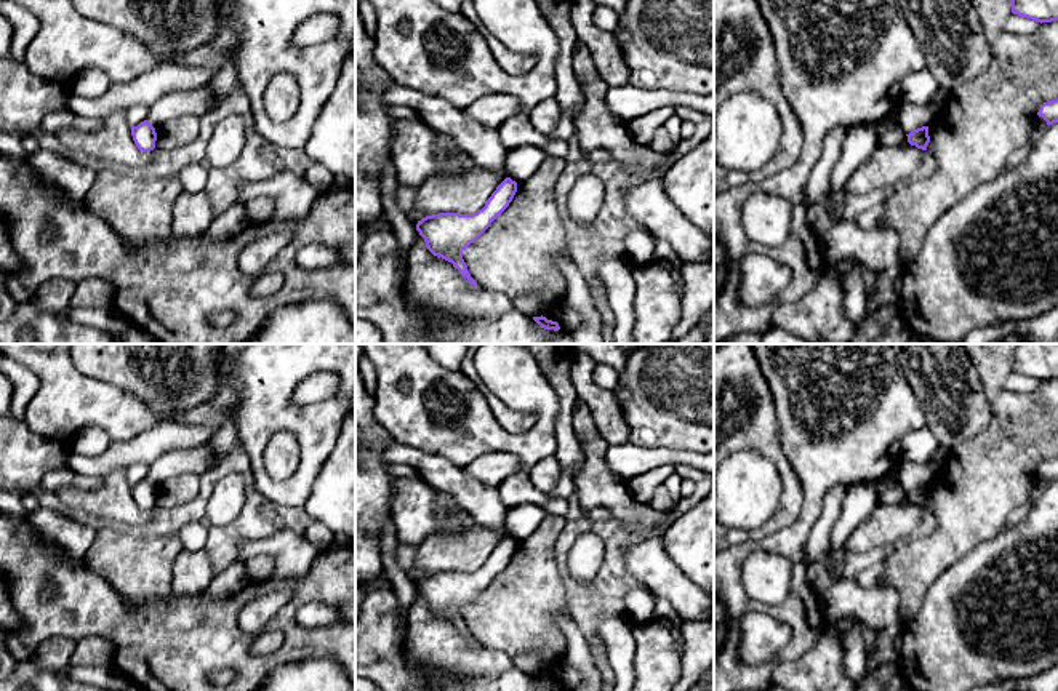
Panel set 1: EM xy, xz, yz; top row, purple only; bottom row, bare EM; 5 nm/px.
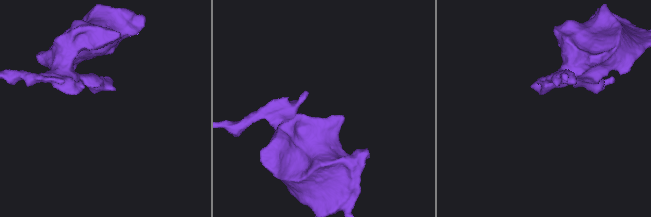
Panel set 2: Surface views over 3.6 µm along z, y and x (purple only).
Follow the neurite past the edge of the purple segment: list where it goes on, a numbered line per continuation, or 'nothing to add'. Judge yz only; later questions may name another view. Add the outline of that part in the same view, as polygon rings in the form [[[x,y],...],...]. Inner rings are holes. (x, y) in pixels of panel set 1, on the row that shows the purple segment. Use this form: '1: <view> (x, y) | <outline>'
nothing to add

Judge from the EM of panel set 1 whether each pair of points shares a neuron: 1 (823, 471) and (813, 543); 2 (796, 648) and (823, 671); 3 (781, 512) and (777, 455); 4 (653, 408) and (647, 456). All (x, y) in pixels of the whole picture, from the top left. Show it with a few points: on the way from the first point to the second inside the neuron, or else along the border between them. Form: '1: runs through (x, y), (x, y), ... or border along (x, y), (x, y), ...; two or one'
1: border along (834, 487), (825, 496), (804, 555); two
2: border along (826, 623), (810, 648), (778, 663), (772, 674); two
3: runs through (788, 498), (788, 475), (785, 469); one
4: border along (629, 440), (642, 447), (685, 451); two

